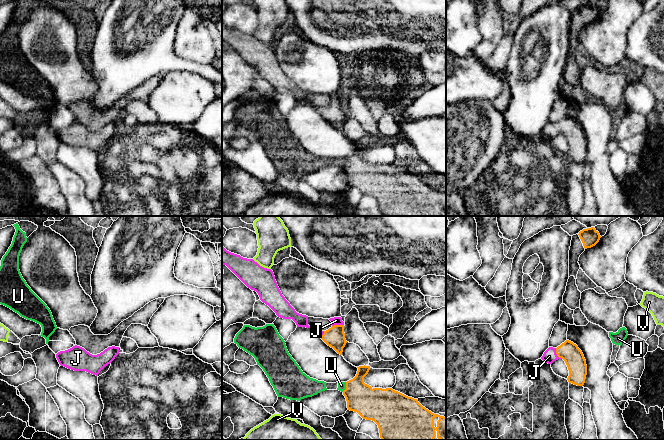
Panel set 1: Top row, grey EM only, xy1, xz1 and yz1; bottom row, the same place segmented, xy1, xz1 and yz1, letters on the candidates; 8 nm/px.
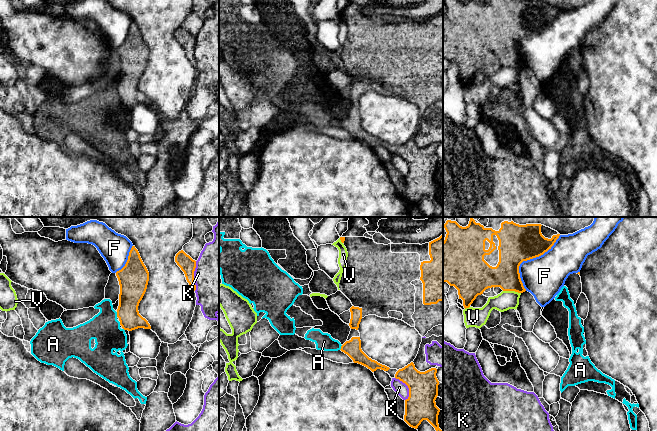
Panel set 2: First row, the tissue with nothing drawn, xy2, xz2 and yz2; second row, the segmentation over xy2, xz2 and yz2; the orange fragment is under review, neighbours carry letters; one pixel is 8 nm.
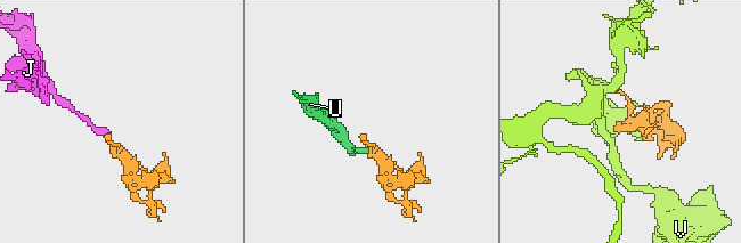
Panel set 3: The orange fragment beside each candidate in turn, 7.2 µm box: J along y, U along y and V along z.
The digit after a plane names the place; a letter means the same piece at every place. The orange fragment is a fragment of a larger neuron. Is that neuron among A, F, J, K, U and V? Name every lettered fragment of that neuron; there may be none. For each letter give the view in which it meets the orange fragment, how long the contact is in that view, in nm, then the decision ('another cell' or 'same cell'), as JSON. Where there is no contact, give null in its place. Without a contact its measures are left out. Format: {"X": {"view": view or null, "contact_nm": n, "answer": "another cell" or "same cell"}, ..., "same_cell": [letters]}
{"A": {"view": "xy2", "contact_nm": 40, "answer": "another cell"}, "F": {"view": "yz2", "contact_nm": 550, "answer": "another cell"}, "J": {"view": "yz1", "contact_nm": 110, "answer": "same cell"}, "K": {"view": "xy2", "contact_nm": 240, "answer": "another cell"}, "U": {"view": "xz1", "contact_nm": 90, "answer": "another cell"}, "V": {"view": "yz2", "contact_nm": 150, "answer": "another cell"}, "same_cell": ["J"]}

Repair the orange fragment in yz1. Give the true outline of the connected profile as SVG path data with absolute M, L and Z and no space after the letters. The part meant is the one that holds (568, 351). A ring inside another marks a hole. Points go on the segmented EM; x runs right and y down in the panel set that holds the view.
M566 340L557 348L549 347L541 359L548 364L563 359L569 370L568 382L577 386L584 385L587 375L586 360L582 351L573 342Z

